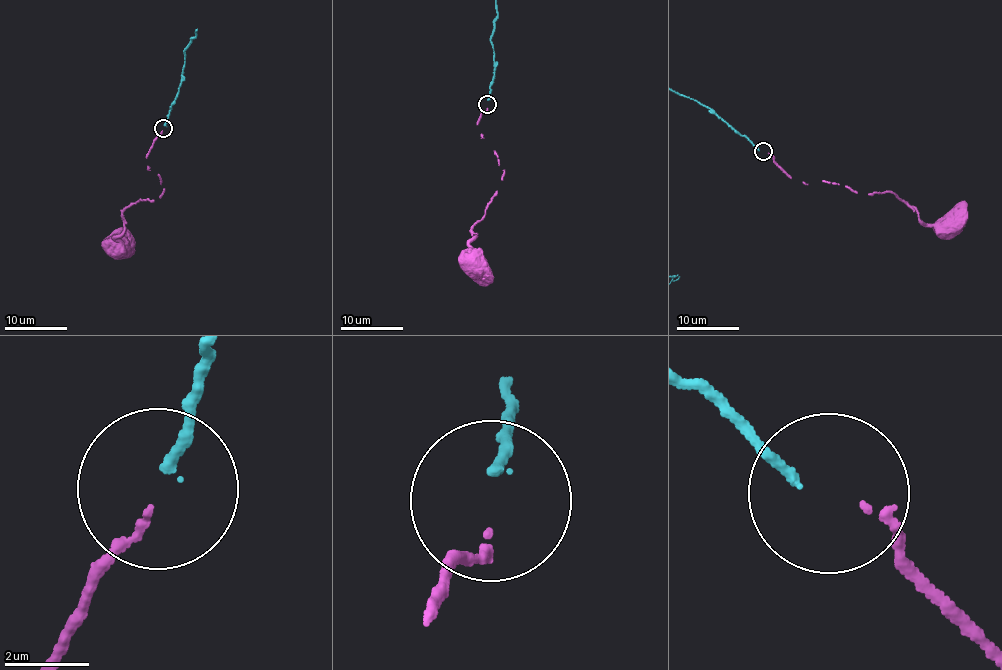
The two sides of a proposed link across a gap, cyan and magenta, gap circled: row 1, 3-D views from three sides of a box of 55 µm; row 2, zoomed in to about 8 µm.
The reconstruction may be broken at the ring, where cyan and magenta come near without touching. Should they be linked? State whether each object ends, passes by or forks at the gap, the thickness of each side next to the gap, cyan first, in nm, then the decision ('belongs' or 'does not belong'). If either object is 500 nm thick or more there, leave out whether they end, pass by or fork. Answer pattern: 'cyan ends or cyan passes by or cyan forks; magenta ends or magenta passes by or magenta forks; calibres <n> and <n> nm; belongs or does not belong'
cyan ends; magenta ends; calibres 240 and 180 nm; belongs

